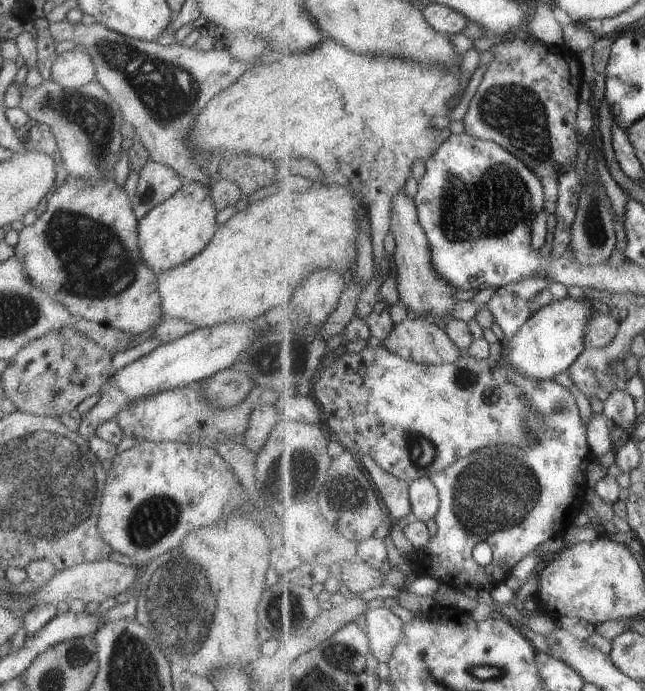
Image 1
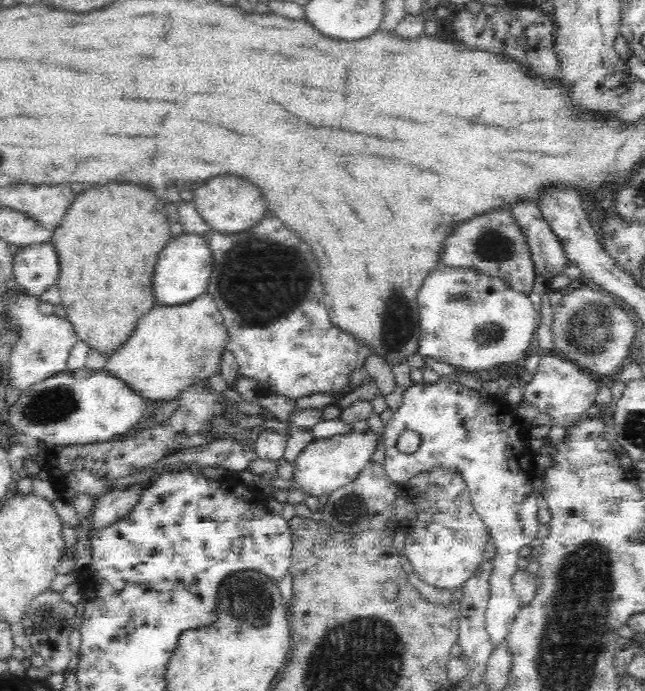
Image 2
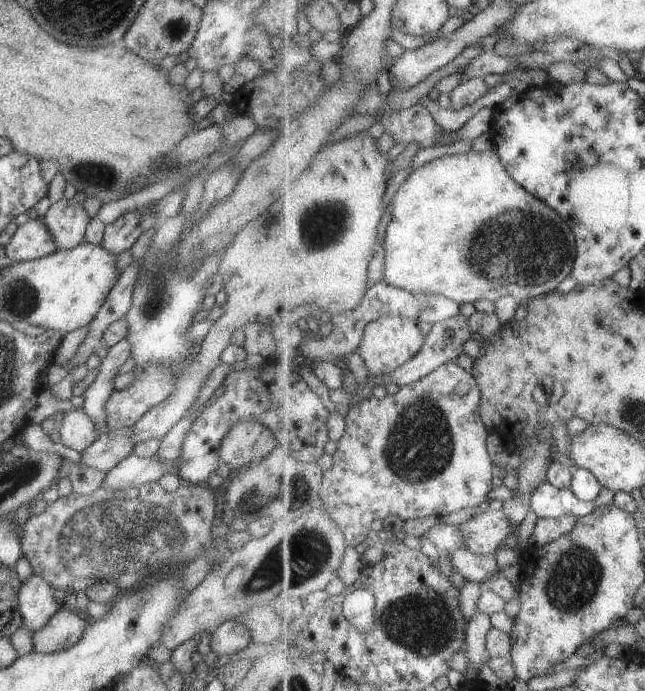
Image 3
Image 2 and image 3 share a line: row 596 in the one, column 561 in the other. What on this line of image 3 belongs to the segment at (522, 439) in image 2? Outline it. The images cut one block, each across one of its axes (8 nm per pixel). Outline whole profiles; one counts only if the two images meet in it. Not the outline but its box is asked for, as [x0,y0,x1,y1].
[531,480,597,519]

